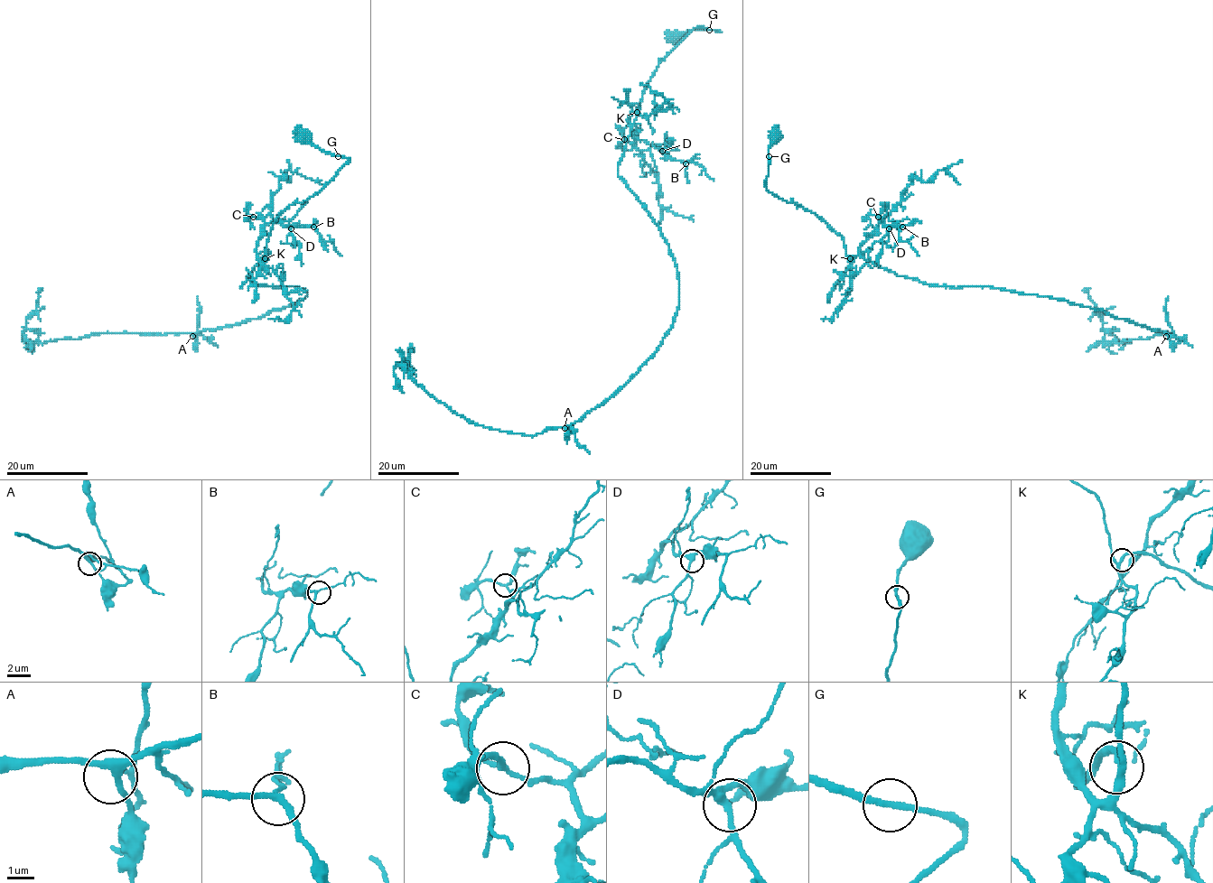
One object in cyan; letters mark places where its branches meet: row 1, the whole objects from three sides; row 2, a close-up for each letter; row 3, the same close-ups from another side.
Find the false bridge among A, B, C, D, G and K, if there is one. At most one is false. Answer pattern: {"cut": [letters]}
{"cut": []}

